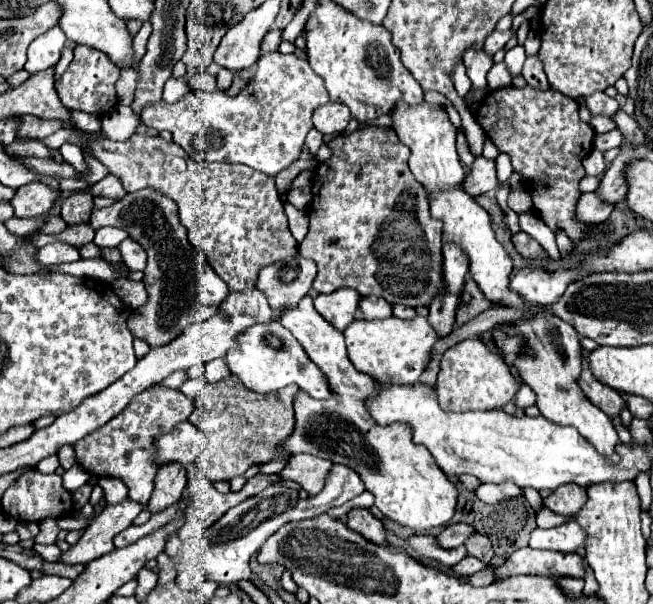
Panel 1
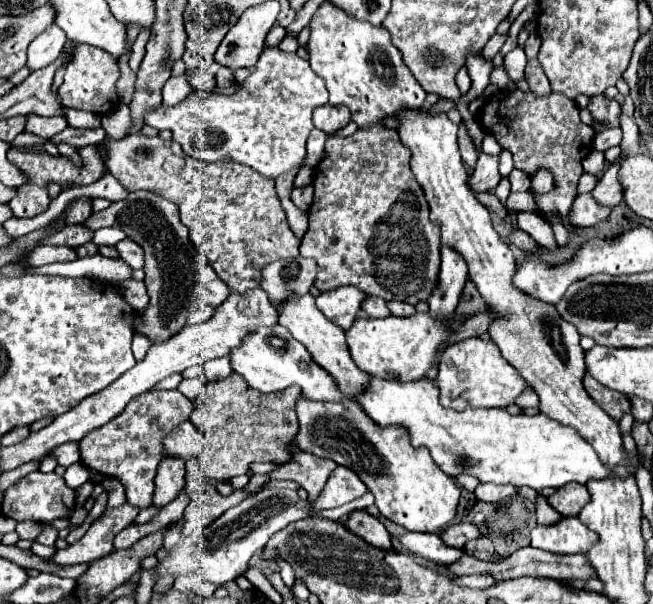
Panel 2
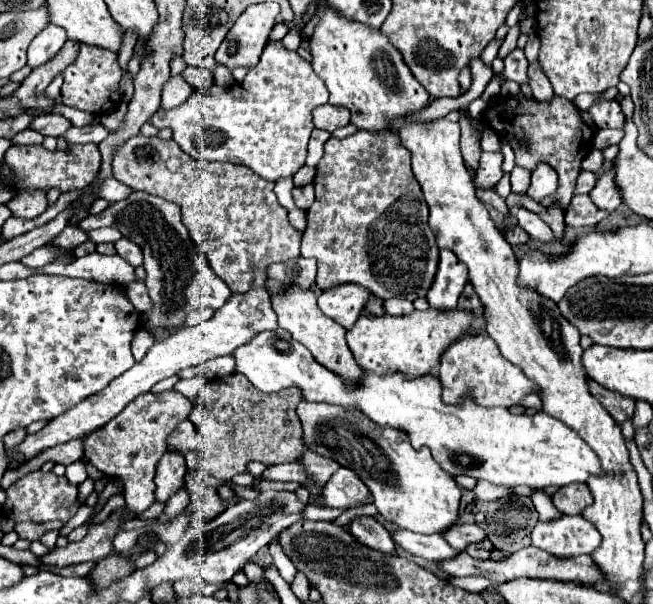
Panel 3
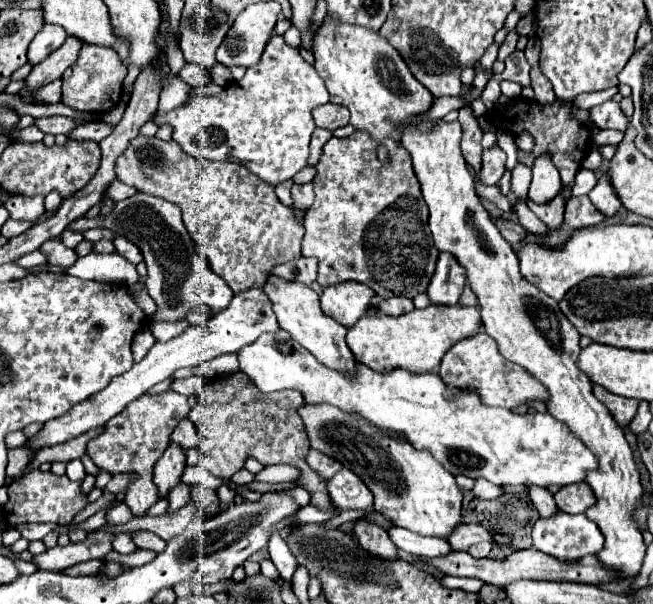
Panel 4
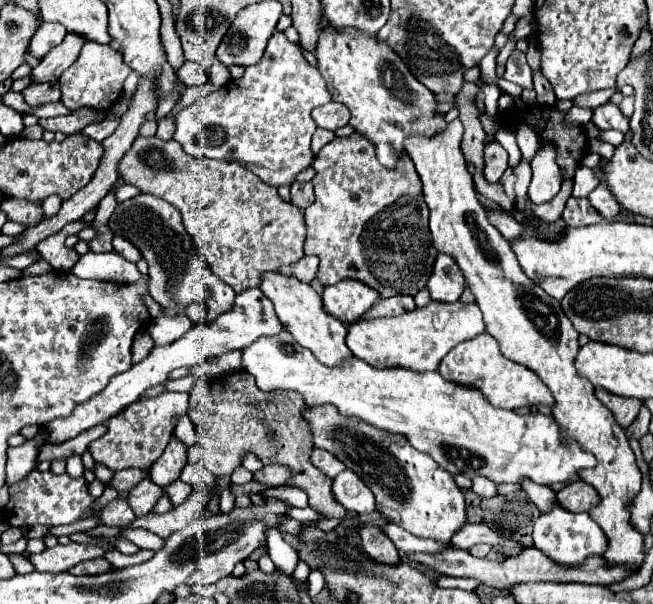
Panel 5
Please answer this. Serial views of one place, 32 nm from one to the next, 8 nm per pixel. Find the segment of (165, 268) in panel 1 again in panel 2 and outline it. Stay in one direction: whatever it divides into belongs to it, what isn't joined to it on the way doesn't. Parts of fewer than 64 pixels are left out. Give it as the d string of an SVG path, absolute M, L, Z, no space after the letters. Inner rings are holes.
M146 190L130 192L126 200L112 202L106 210L90 214L84 226L90 230L104 226L120 228L130 240L142 246L146 256L144 284L148 288L150 306L136 316L134 330L146 334L152 342L162 342L176 334L186 324L188 314L198 306L210 304L212 308L218 308L230 296L228 286L216 276L206 256L202 254L202 258L196 258L200 252L190 242L188 228L180 222L178 206L158 194Z

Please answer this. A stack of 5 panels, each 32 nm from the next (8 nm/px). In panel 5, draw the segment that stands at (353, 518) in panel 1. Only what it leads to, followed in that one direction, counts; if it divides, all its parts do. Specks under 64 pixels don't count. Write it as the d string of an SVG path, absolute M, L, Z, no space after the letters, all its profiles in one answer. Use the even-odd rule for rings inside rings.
M368 524L360 526L360 536L362 536L362 548L372 560L388 566L400 564L396 546L392 544L392 540L388 540L388 536L384 536L384 532L380 532L378 526L368 526Z

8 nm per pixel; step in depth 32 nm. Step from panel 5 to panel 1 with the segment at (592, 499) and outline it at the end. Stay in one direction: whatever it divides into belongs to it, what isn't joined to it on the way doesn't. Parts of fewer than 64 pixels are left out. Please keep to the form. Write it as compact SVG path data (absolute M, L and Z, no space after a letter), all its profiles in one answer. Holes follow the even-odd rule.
M564 484L564 486L556 488L556 490L544 500L544 504L546 504L550 510L554 510L554 512L572 518L572 516L576 516L576 514L580 512L580 508L586 504L586 498L588 498L586 490L580 488L578 484Z

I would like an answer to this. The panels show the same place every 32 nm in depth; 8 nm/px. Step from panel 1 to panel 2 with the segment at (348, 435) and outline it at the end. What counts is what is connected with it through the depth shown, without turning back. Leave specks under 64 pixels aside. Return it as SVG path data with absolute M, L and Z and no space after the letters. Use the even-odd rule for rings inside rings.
M310 292L282 300L280 304L276 304L276 310L278 310L278 324L284 326L300 344L306 346L306 350L312 354L312 360L316 364L320 364L326 372L332 372L332 376L336 378L336 382L340 384L340 390L344 394L354 396L356 392L364 390L368 376L366 376L366 372L356 368L356 364L352 362L352 356L350 356L346 340L344 340L344 330L340 326L332 324L332 320L328 320L316 308L316 298ZM304 396L296 404L300 420L296 446L302 452L330 458L336 464L354 470L374 494L380 514L410 532L440 532L440 528L446 528L454 520L460 490L456 482L432 460L428 448L412 448L410 436L404 428L380 428L356 402L340 404L340 416L336 410L326 410L326 418L322 418L322 408L322 402L310 402Z

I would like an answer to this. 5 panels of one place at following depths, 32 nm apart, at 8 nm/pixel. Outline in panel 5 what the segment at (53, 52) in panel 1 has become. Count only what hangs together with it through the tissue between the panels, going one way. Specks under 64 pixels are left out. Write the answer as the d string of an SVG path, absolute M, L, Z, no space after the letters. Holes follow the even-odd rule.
M42 22L38 32L30 40L30 52L36 58L44 58L50 52L50 48L54 48L56 44L60 44L64 40L64 36L66 36L66 28L62 24Z

